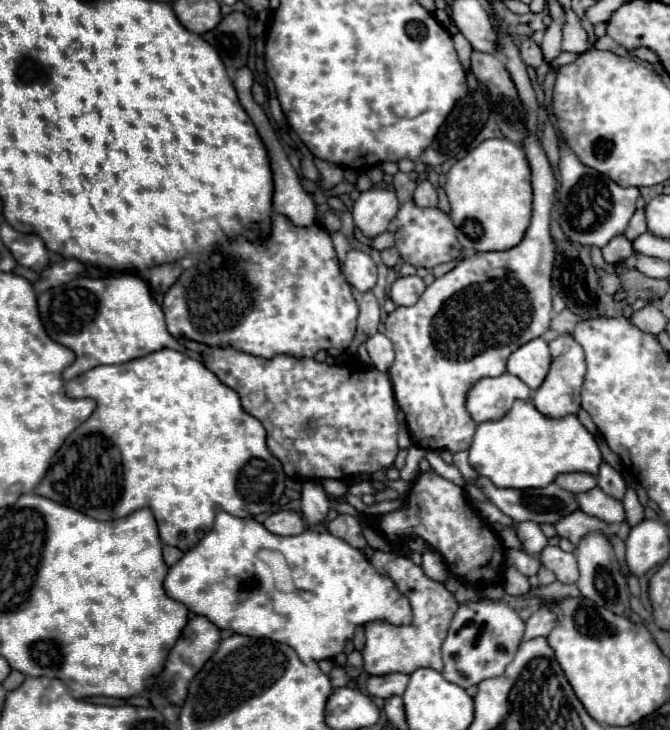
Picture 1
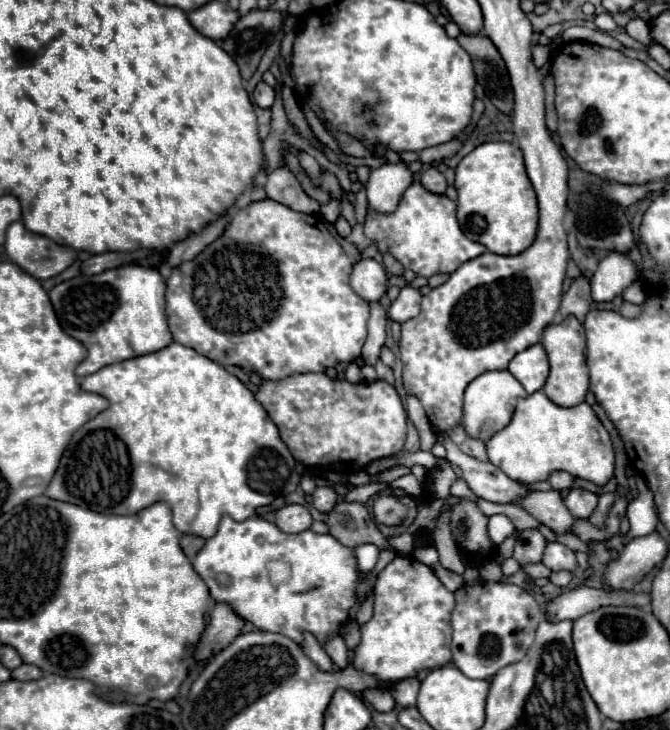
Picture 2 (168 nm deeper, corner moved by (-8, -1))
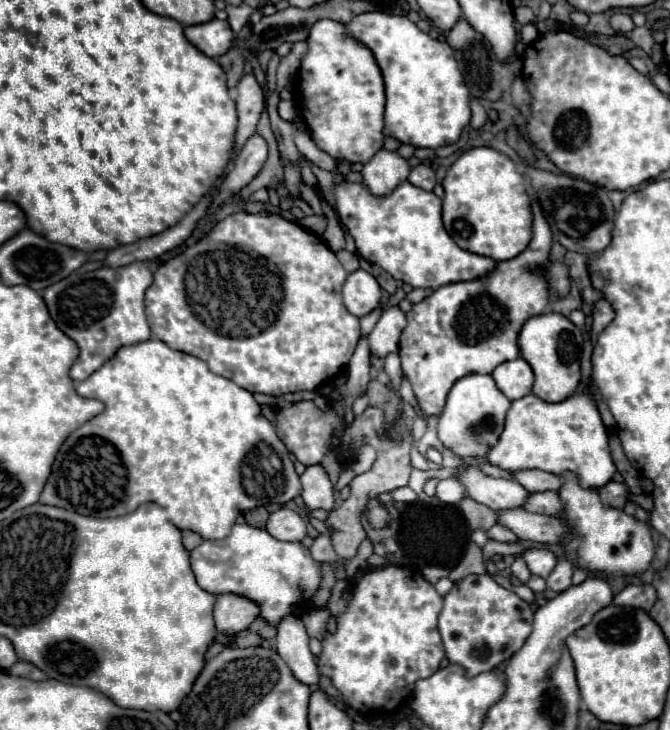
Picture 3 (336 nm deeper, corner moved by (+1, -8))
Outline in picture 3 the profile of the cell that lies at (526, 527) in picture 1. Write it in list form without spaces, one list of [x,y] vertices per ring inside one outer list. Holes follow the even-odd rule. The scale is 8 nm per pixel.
[[[518,556],[518,558],[514,560],[514,564],[512,564],[512,574],[514,574],[522,584],[526,584],[528,578],[530,578],[530,570],[528,570],[526,562],[524,562],[520,556]]]

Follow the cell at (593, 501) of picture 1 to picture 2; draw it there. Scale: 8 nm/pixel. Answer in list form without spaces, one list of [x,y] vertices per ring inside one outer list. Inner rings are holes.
[[[571,489],[563,503],[575,517],[587,519],[595,511],[595,507],[599,503],[599,495],[585,491],[585,489]]]

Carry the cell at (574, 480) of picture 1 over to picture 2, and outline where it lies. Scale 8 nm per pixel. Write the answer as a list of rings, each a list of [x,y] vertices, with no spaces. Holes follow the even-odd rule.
[[[555,471],[551,477],[549,477],[549,485],[557,491],[565,491],[565,489],[571,489],[573,487],[573,481],[575,477],[565,473],[565,471]]]

